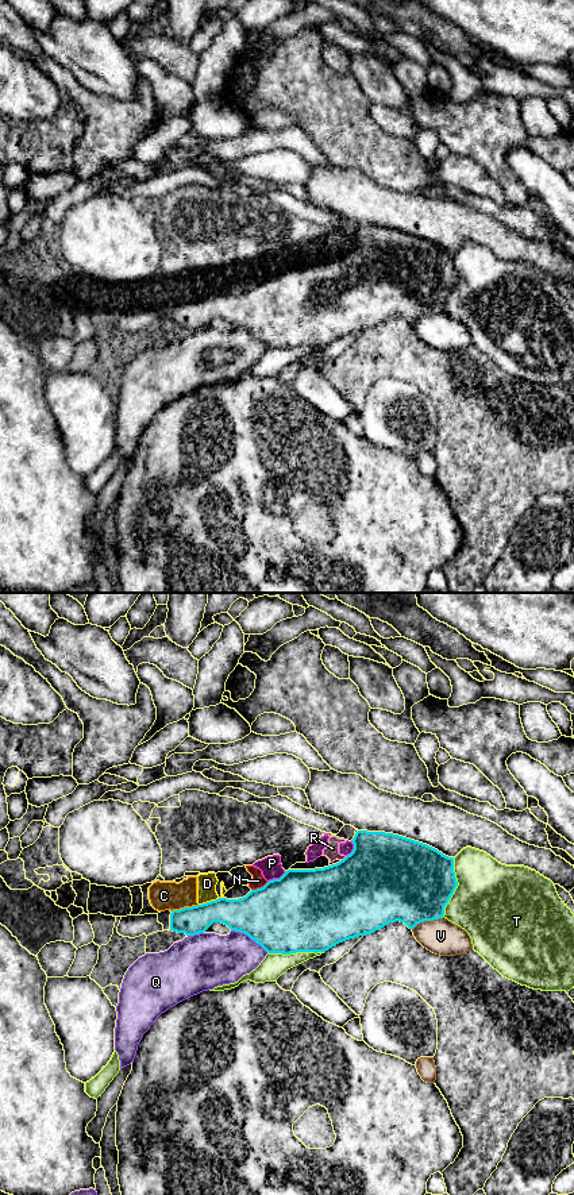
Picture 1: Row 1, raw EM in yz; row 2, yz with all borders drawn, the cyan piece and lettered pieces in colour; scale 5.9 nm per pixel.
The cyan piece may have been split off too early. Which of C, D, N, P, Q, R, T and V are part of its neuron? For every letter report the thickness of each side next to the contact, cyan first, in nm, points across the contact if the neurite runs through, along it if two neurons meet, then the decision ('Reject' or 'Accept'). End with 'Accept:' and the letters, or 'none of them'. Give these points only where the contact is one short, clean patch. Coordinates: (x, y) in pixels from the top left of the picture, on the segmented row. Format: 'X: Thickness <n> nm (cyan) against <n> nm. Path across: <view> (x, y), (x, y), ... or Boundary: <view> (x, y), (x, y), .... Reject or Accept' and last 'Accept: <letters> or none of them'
C: Thickness 170 nm (cyan) against 180 nm. Boundary: yz (197, 904), (172, 912). Reject
D: Thickness 220 nm (cyan) against 110 nm. Boundary: yz (219, 898), (199, 905). Reject
N: Thickness 460 nm (cyan) against 80 nm. Boundary: yz (268, 882), (251, 890). Reject
P: Thickness 480 nm (cyan) against 130 nm. Reject
Q: Thickness 440 nm (cyan) against 300 nm. Reject
R: Thickness 480 nm (cyan) against 80 nm. Boundary: yz (346, 856), (341, 860). Reject
T: Thickness 460 nm (cyan) against 480 nm. Reject
V: Thickness 480 nm (cyan) against 220 nm. Reject
Accept: none of them

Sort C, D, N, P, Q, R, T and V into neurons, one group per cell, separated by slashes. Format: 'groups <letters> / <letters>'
groups C D N P R / Q / T / V

